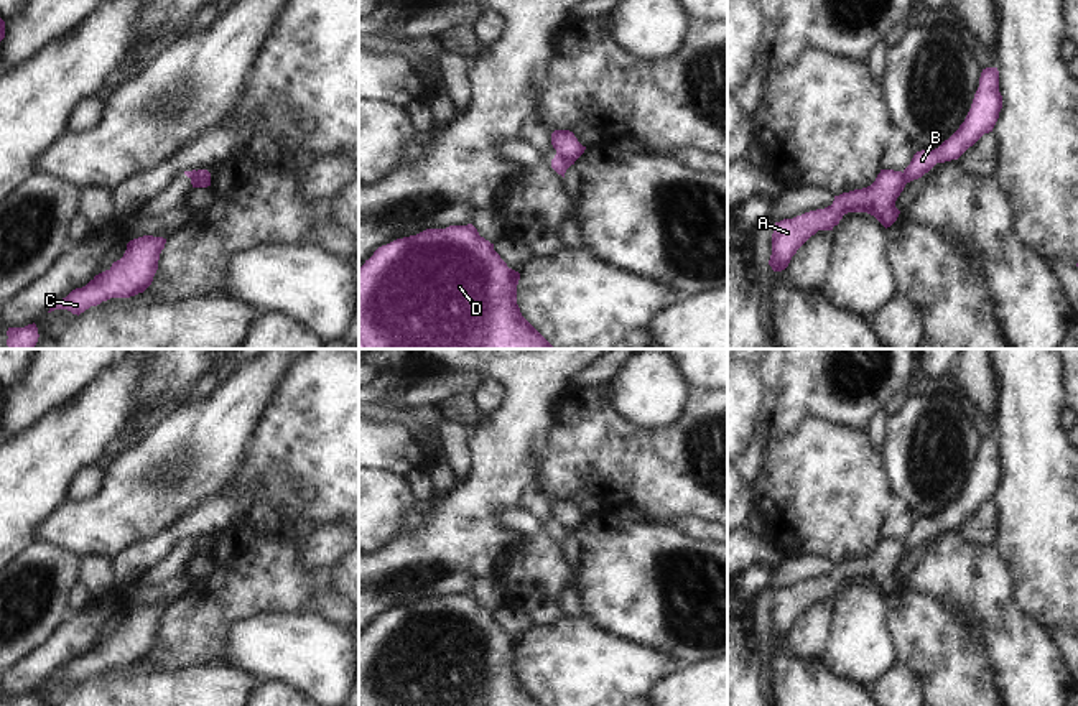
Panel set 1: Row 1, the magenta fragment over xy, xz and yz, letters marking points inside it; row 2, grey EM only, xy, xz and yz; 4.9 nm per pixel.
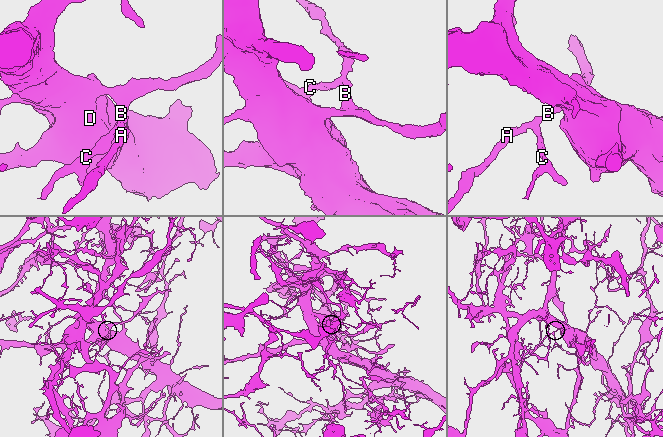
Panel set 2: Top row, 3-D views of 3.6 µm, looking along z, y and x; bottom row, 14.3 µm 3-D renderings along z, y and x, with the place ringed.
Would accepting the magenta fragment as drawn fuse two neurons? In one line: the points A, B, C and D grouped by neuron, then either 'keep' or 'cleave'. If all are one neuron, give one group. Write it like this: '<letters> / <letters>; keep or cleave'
A C / B D; cleave

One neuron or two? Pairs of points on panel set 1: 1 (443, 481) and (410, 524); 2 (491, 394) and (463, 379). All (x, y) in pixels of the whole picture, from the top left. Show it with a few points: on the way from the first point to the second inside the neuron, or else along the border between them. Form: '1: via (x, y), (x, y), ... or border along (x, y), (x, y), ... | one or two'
1: via (441, 492), (422, 512) | one
2: border along (486, 379), (474, 395) | two

